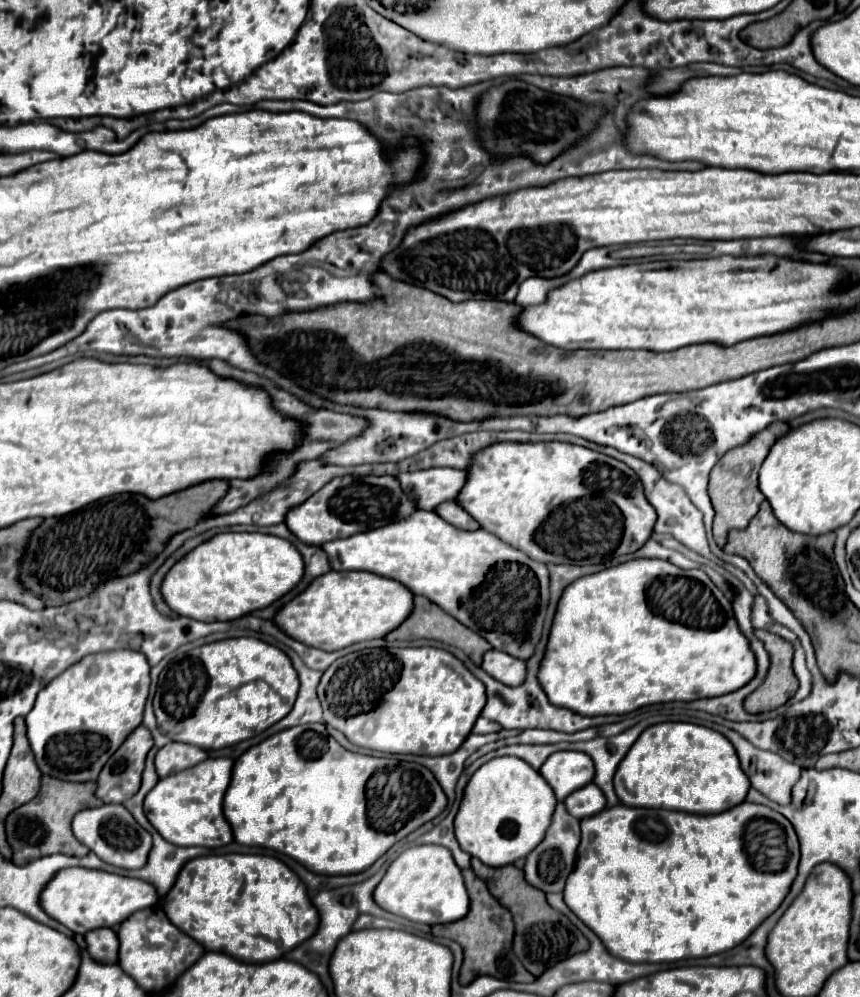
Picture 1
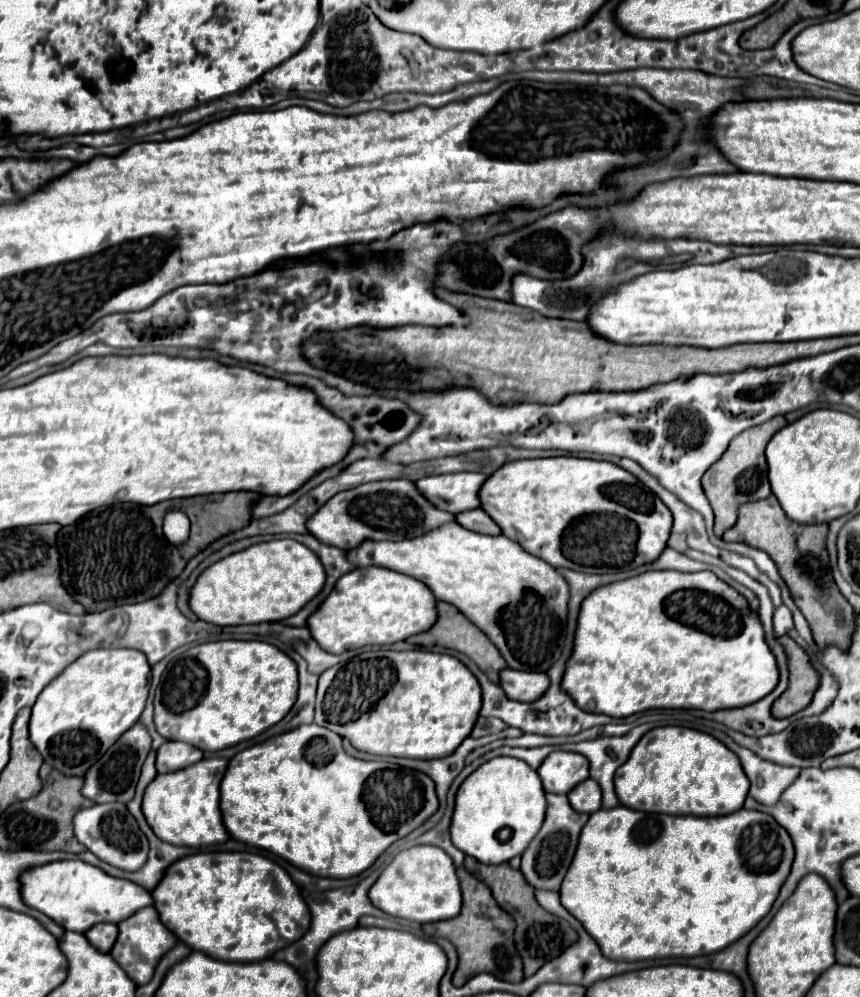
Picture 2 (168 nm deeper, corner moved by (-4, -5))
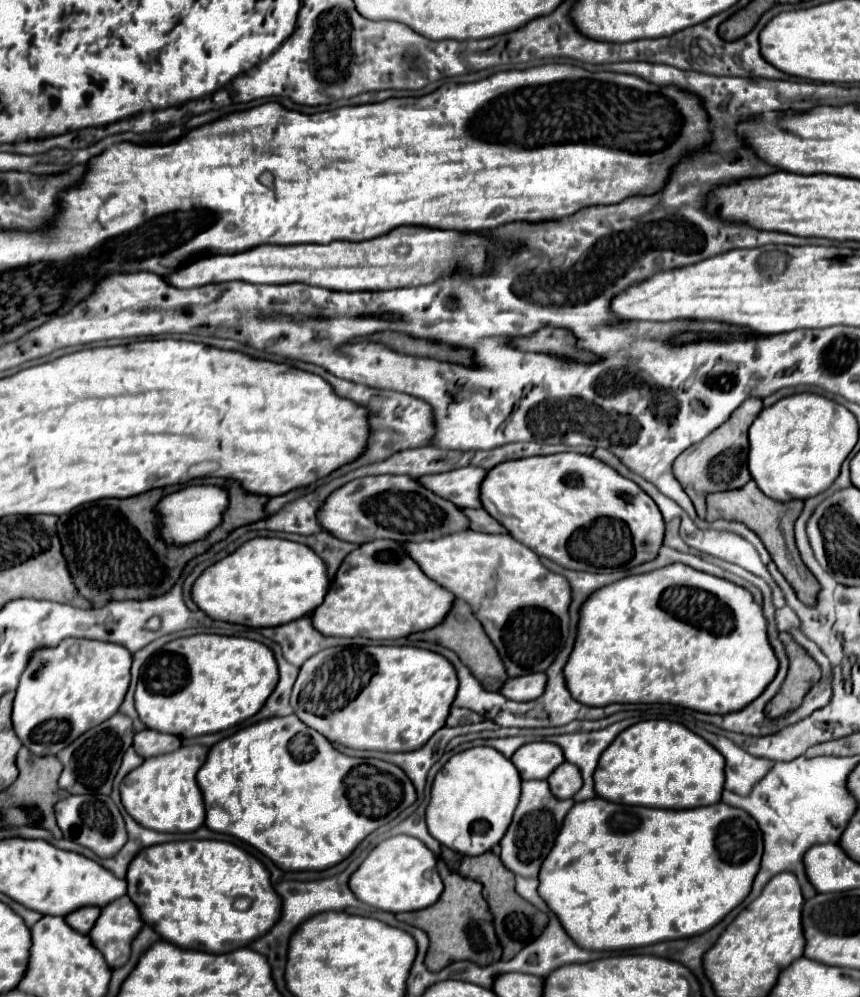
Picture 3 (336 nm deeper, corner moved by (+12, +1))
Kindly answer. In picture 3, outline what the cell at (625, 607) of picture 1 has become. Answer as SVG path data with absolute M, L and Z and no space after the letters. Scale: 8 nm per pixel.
M680 563L666 565L658 571L650 571L644 575L624 577L624 579L592 593L580 609L576 645L574 645L574 651L564 667L566 685L572 693L572 697L584 705L590 705L590 707L604 707L610 703L670 703L670 705L680 705L680 707L696 709L702 713L718 713L718 715L734 713L734 711L740 711L746 705L750 705L756 697L760 697L764 693L764 689L772 683L776 673L778 673L778 659L776 659L774 649L768 641L768 623L762 613L762 607L754 601L752 593L740 585L726 581L726 579L714 577L704 571L696 571L696 569L692 569L688 565L680 565Z

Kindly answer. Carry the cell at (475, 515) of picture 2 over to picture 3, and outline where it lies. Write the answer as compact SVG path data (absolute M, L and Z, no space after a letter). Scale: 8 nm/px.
M464 509L464 513L468 513L470 527L474 531L482 531L482 533L506 533L506 529L494 517L490 517L486 509Z

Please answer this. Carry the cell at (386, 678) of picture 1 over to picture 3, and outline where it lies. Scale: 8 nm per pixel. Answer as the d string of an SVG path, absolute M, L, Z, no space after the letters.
M352 645L330 647L312 655L300 667L290 705L300 721L320 731L332 743L370 751L408 751L420 749L420 745L446 723L452 697L456 697L456 671L442 655L418 647Z

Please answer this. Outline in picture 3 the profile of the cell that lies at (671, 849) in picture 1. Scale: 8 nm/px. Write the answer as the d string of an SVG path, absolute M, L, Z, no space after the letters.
M594 797L588 801L574 803L570 809L568 817L564 819L564 825L556 837L556 843L548 857L544 859L540 867L540 885L538 893L550 907L550 911L560 919L564 931L584 949L594 949L594 951L618 951L618 949L634 949L634 947L644 947L660 941L670 941L670 939L682 939L682 937L692 937L698 933L708 931L714 927L720 919L724 919L736 905L744 901L744 897L750 893L752 881L760 869L760 859L762 859L762 833L756 825L756 821L742 809L716 803L708 807L696 807L696 809L650 809L650 807L630 807L630 805L618 805L604 801L602 797Z

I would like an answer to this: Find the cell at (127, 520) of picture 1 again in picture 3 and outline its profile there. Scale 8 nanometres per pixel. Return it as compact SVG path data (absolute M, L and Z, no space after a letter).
M234 483L228 487L230 507L224 513L220 527L216 527L206 539L186 545L184 549L166 547L162 545L162 539L156 531L154 507L164 497L164 493L170 491L174 491L174 487L152 489L128 499L100 499L86 503L58 519L58 533L68 569L78 591L92 603L92 607L104 607L110 601L142 601L164 595L174 587L190 559L208 551L214 543L226 539L236 527L250 525L268 517L264 505L270 501L270 497L248 493L238 483Z

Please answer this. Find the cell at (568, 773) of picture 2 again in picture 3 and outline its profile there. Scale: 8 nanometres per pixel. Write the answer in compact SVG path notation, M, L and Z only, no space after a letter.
M548 741L526 743L512 755L512 763L520 771L522 779L548 779L548 775L562 761L564 761L562 749Z

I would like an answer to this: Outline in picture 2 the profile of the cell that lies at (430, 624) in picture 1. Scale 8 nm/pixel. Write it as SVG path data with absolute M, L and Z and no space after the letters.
M438 601L438 603L436 603L436 609L438 609L438 619L436 619L436 623L434 623L428 631L424 631L424 633L412 635L412 637L408 639L408 643L420 645L420 647L434 647L434 645L440 645L440 647L456 649L456 651L468 655L494 683L498 683L498 671L506 667L506 661L502 659L500 651L492 645L492 641L490 641L476 625L472 625L454 605L444 603L444 601Z

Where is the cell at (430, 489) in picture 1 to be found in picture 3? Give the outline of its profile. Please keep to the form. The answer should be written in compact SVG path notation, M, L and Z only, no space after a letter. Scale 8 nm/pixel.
M464 467L454 469L448 473L428 475L418 479L426 489L436 491L436 495L452 501L454 505L460 505L462 509L472 507L480 509L480 483L484 481L486 473L480 467Z

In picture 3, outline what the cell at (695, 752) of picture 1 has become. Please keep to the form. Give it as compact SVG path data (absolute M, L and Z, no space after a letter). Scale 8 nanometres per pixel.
M640 721L622 731L602 753L596 773L596 795L606 801L690 809L714 805L724 789L724 757L700 735L674 721Z

